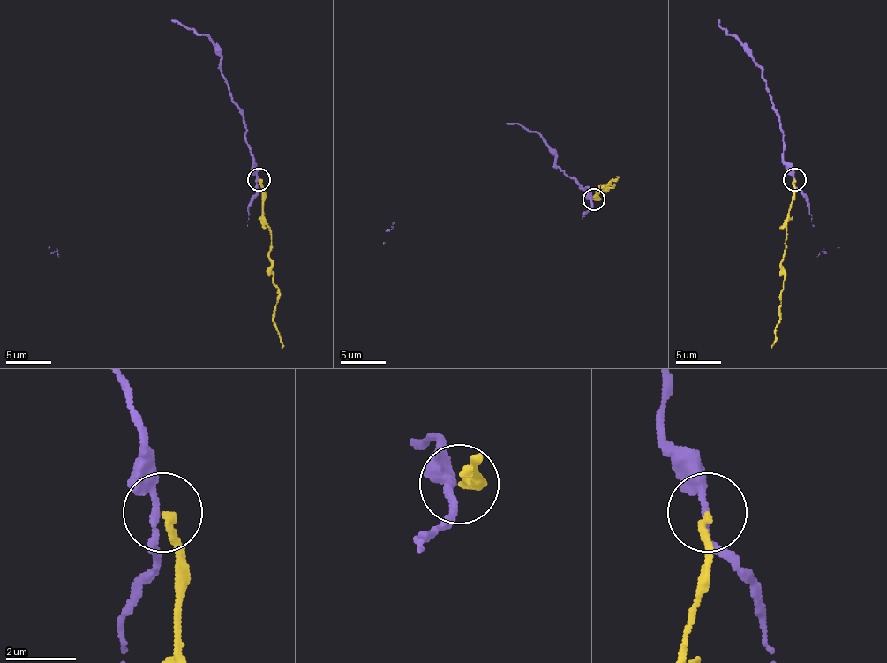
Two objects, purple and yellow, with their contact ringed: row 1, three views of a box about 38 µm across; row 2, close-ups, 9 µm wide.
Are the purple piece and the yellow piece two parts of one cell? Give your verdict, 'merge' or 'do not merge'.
do not merge

